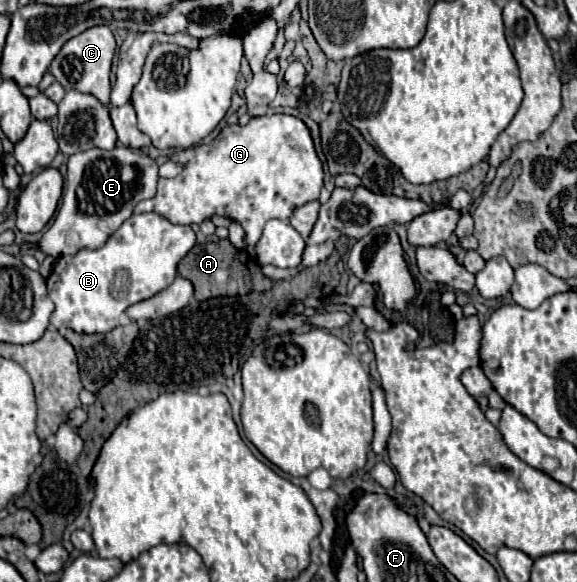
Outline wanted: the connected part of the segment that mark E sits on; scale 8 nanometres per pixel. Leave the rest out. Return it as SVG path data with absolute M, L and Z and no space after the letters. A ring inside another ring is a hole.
M127 146L113 150L87 150L69 156L67 188L51 228L39 240L39 250L47 256L73 256L79 250L97 250L133 214L137 202L153 198L157 186L157 162L135 154Z

